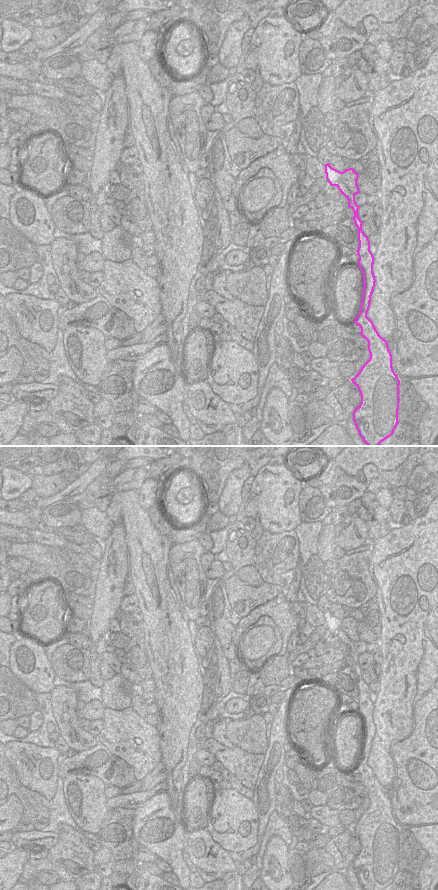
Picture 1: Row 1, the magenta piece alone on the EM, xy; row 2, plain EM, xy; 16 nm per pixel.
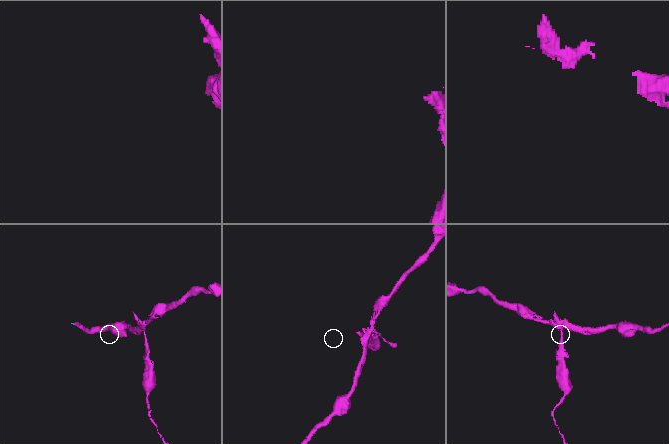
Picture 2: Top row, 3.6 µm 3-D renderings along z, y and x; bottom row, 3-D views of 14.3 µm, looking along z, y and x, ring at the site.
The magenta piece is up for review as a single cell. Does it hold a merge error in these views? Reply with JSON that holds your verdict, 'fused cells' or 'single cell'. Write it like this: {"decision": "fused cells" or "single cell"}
{"decision": "fused cells"}

